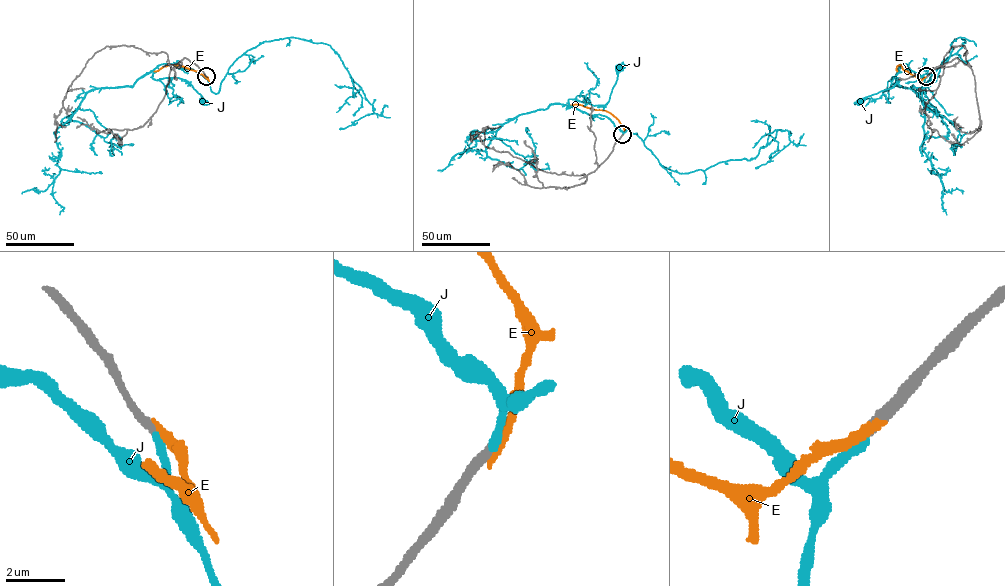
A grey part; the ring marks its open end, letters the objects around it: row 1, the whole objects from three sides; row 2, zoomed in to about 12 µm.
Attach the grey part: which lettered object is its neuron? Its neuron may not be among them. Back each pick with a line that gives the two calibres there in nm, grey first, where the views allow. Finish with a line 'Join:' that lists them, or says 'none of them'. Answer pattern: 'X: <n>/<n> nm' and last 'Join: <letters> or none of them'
J: 320/320 nm
Join: J

